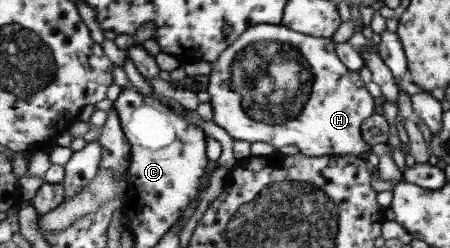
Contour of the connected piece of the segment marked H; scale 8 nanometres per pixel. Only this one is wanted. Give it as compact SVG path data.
M281 23L279 25L261 24L246 29L223 53L220 58L213 62L213 73L211 73L211 85L209 85L209 93L211 93L211 105L215 111L215 123L227 130L235 140L241 141L265 141L276 149L295 145L299 151L309 157L323 157L331 155L361 155L361 153L370 152L372 145L365 141L362 126L364 121L373 116L379 110L380 100L376 99L367 91L365 83L361 81L358 71L349 69L348 66L341 61L340 54L336 52L336 43L332 38L313 37L306 33L299 33L297 30Z

